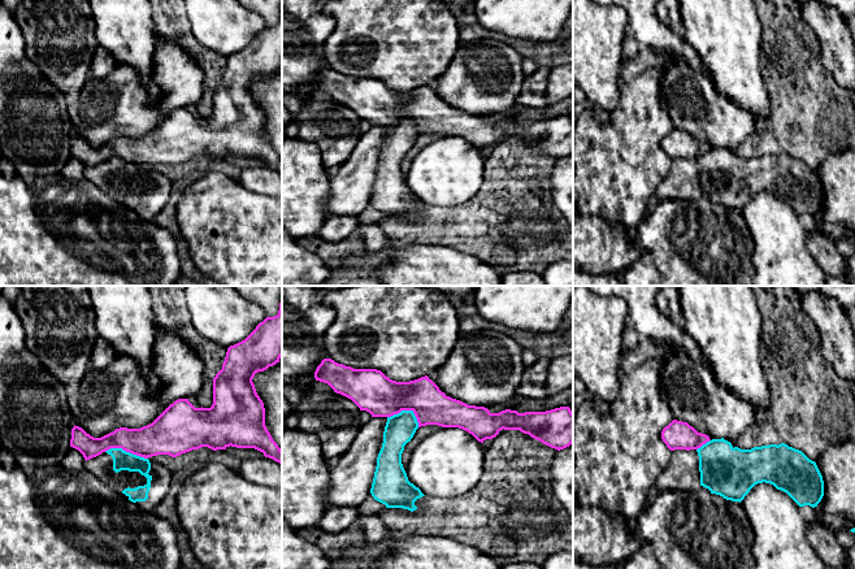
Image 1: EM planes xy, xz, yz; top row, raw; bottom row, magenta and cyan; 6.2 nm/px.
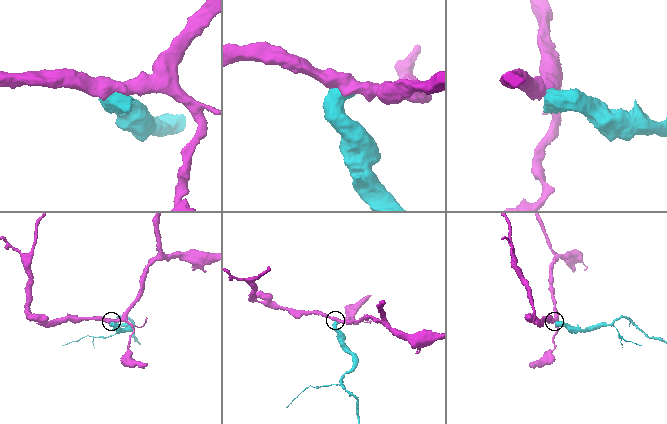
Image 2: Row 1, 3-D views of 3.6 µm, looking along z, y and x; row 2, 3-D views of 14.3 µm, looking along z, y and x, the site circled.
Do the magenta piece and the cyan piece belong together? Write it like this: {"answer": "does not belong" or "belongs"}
{"answer": "does not belong"}

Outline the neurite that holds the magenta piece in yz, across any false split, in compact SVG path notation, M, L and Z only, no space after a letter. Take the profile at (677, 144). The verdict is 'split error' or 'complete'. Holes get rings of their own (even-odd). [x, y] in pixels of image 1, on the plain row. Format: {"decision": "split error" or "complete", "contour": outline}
{"decision": "complete", "contour": "M673 129L668 135L663 138L661 148L670 160L698 158L711 149L708 144L698 142L687 131L677 129Z"}

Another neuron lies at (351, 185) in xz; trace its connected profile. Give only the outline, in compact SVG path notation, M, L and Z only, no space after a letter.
M372 126L361 134L350 156L331 171L325 217L359 216L370 203L387 126Z

